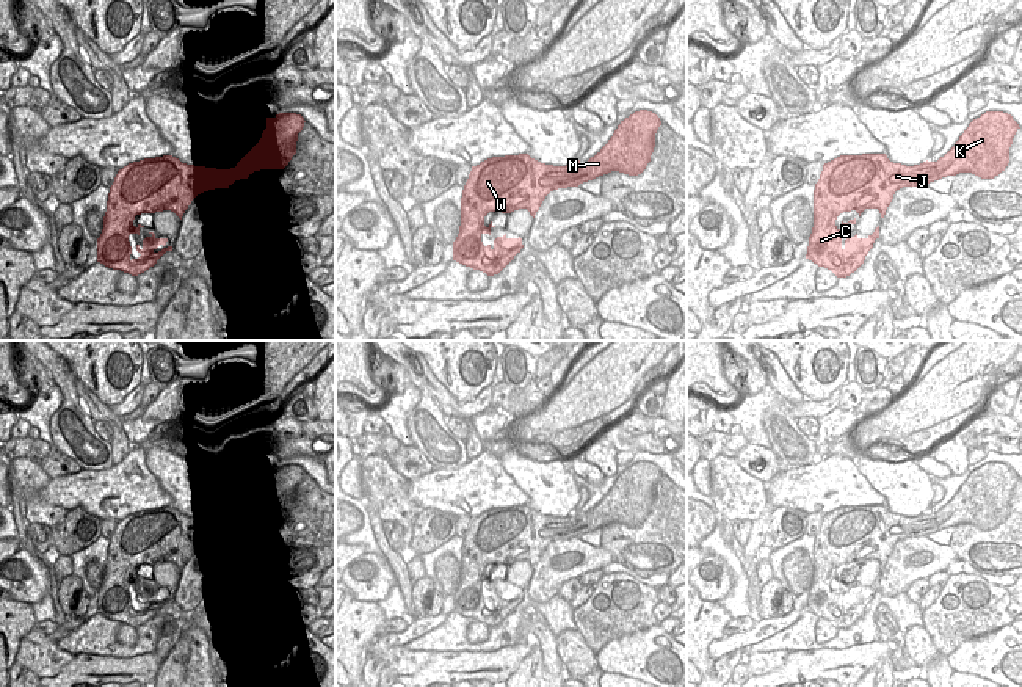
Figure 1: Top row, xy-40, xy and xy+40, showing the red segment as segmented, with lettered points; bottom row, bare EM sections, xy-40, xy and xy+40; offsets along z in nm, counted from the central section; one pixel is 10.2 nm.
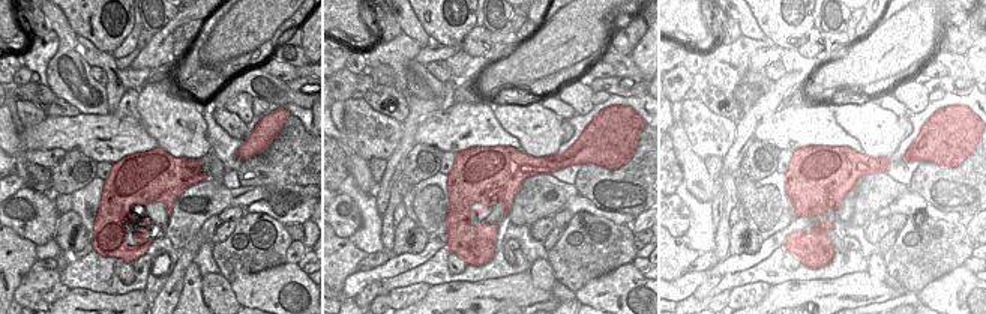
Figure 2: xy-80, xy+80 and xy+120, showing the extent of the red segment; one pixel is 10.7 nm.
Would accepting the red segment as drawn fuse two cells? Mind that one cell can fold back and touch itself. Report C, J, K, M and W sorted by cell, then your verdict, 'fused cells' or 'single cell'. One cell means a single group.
C J K M W; single cell

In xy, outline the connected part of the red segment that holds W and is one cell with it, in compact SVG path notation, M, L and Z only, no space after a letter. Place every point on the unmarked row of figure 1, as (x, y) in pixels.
M640 461L621 472L608 494L588 513L575 511L566 518L553 518L531 510L528 505L492 508L472 518L469 530L461 549L461 577L456 591L453 593L453 612L480 621L487 627L498 626L520 601L522 590L497 588L494 596L484 598L483 585L491 587L491 576L484 577L484 568L489 563L511 565L519 560L527 560L535 569L545 547L558 540L578 538L583 533L593 532L611 522L619 522L629 527L641 525L655 499L655 485L661 477L660 469L647 461Z

